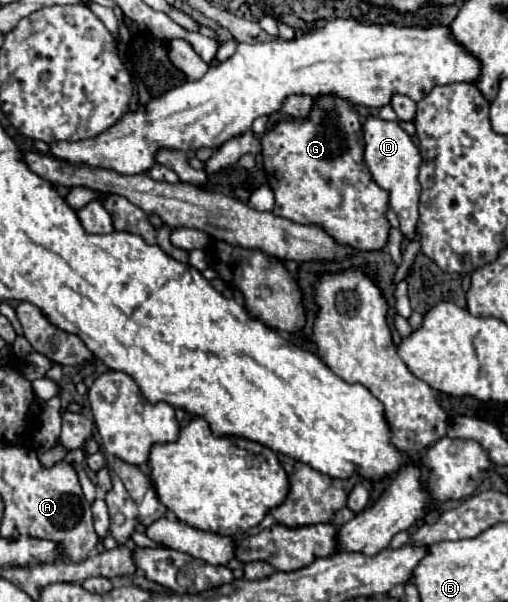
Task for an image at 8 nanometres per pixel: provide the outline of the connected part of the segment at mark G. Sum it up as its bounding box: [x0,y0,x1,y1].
[261,95,391,251]

